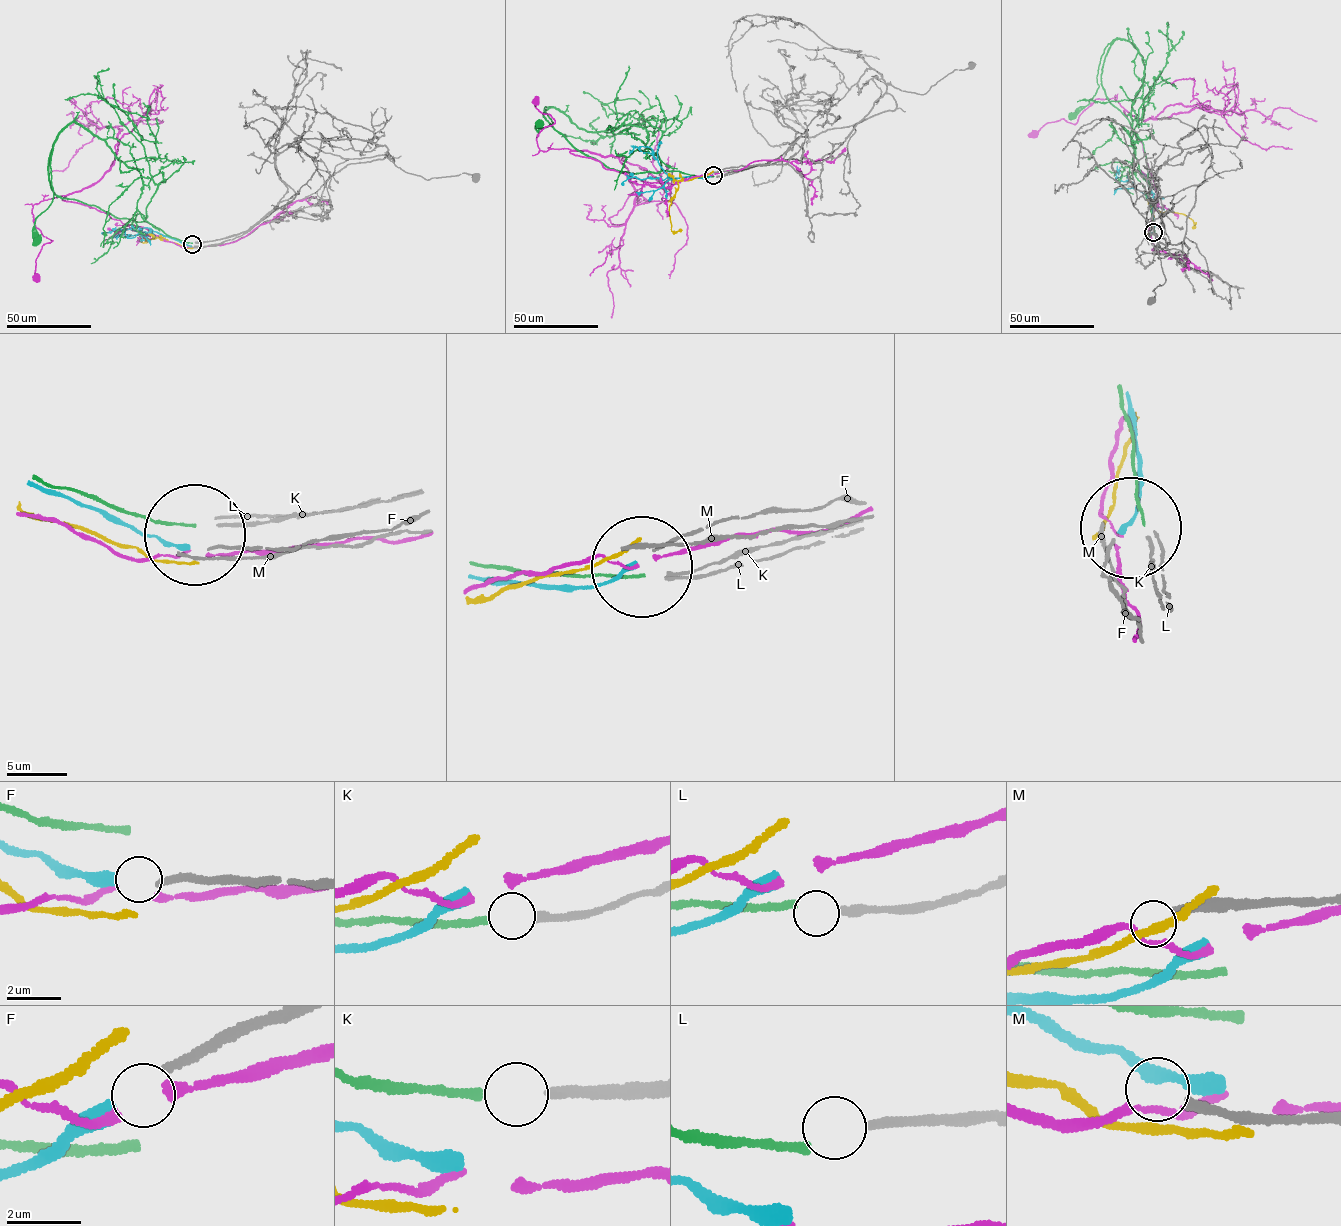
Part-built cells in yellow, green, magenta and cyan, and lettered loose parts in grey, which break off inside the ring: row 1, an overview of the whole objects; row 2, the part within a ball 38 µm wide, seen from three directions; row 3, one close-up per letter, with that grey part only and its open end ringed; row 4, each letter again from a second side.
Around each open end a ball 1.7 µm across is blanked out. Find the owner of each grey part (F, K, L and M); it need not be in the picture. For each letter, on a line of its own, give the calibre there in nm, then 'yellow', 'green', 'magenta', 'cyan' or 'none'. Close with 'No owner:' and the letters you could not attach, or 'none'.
F: calibre 240 nm; cyan
K: calibre 240 nm; green
L: calibre 280 nm; none
M: calibre 260 nm; none
No owner: L, M

